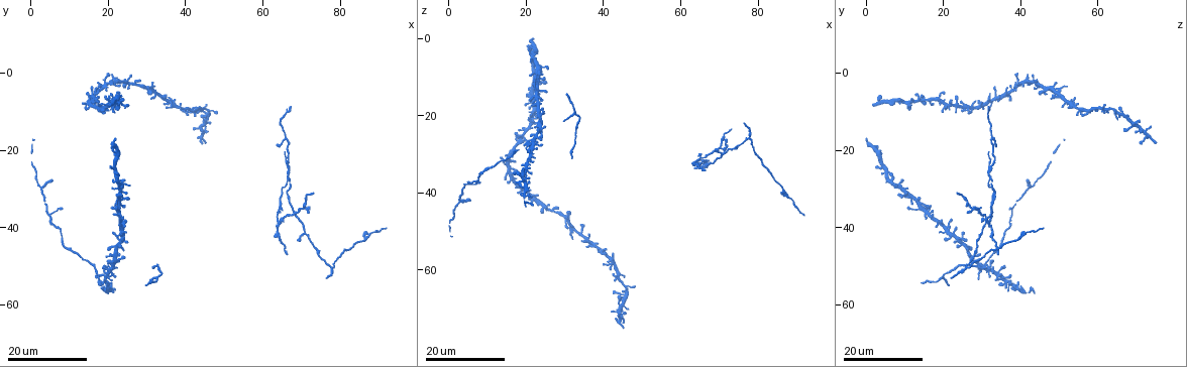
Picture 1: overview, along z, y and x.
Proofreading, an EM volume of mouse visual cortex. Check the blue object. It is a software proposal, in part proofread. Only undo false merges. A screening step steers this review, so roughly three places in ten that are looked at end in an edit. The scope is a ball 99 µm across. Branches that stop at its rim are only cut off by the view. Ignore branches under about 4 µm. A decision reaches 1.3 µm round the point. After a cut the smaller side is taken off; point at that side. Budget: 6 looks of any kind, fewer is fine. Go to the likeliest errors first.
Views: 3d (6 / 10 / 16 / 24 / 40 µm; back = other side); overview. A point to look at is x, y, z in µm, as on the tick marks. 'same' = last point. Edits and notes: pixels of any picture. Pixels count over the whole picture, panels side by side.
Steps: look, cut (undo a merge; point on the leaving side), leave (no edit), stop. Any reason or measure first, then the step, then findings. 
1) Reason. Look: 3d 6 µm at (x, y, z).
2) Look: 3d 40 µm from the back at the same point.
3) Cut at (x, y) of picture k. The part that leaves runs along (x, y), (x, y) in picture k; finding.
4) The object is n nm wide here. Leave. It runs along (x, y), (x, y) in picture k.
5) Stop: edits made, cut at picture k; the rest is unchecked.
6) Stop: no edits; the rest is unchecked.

Four-way junction. Look: 3d 24 µm at (22.5, 48.5, 27.5).

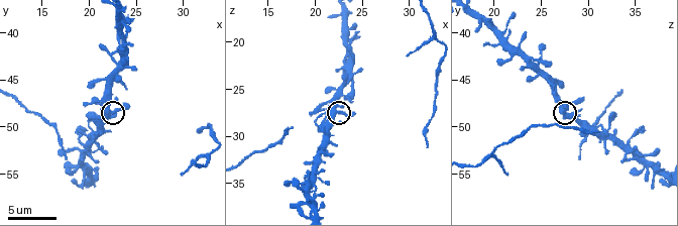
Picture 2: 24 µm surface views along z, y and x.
Look: 3d 10 µm at (22.2, 48.6, 27.2).

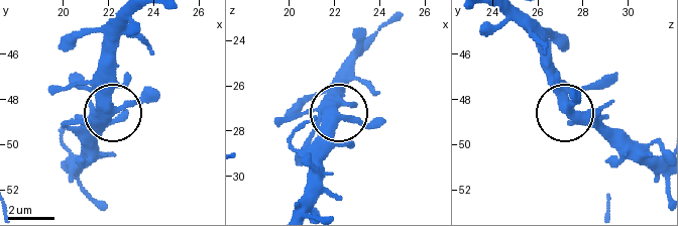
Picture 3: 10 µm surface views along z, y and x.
4 arms meet here. Leave. It runs along (127, 18), (114, 41), (110, 109), (76, 132) in picture 3; all the same neuron.

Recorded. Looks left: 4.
Look: 3d 16 µm at (66.5, 28.0, 32.5).

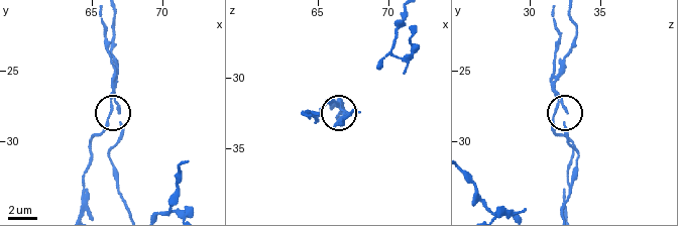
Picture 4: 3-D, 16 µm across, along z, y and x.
Zoom in. Look: 3d 6 µm at (66.8, 27.2, 32.2).

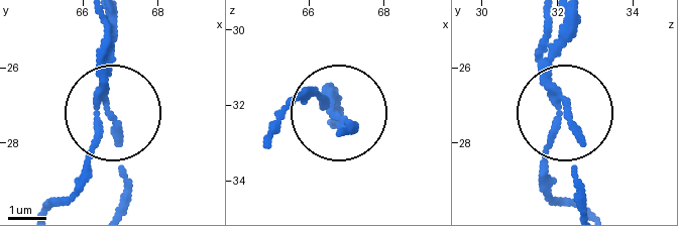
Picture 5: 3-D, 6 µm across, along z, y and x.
Cut at (96, 132) of picture 5. A second neuron is stuck on.

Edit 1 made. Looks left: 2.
Stop: edits made, cut at picture 5; the rest is unchecked.

